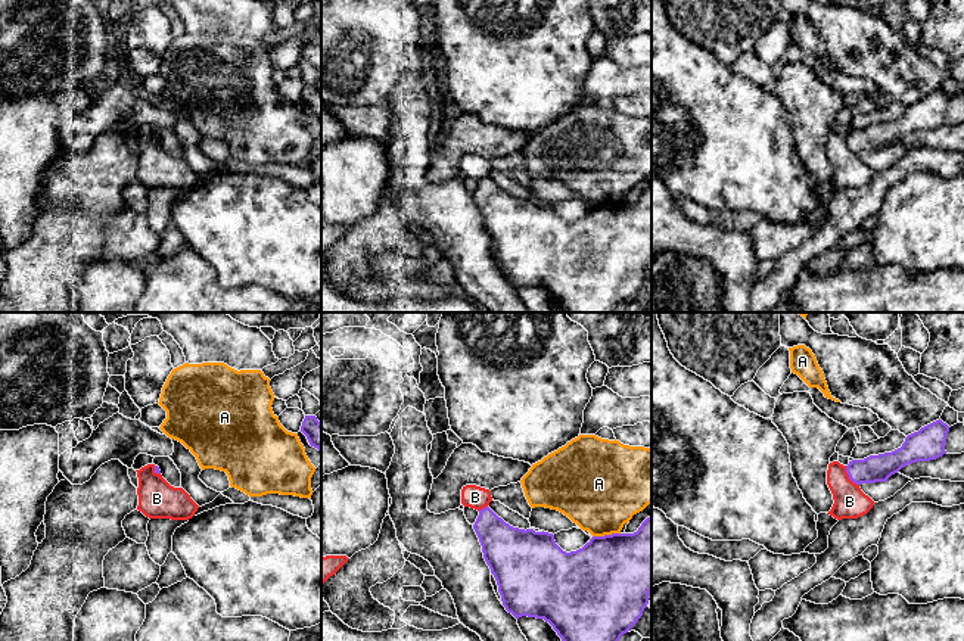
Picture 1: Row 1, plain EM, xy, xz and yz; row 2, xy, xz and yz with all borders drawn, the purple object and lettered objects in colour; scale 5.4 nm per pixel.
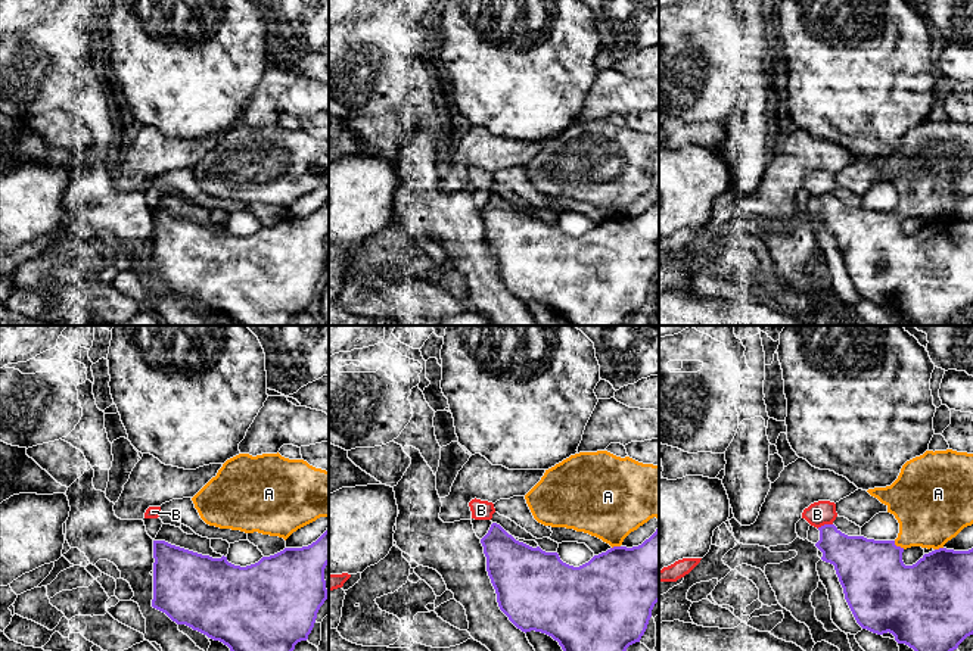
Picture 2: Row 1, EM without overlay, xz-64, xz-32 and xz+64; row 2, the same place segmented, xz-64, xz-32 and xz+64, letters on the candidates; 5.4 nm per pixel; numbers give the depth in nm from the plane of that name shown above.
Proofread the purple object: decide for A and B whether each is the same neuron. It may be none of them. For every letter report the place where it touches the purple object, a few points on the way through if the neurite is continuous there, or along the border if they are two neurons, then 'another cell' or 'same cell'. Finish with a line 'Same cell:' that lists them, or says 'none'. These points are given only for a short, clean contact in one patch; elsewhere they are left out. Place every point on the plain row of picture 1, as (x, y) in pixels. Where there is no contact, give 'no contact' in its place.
A: contact xz (606, 205); same cell
B: contact yz (848, 145); another cell
Same cell: A

